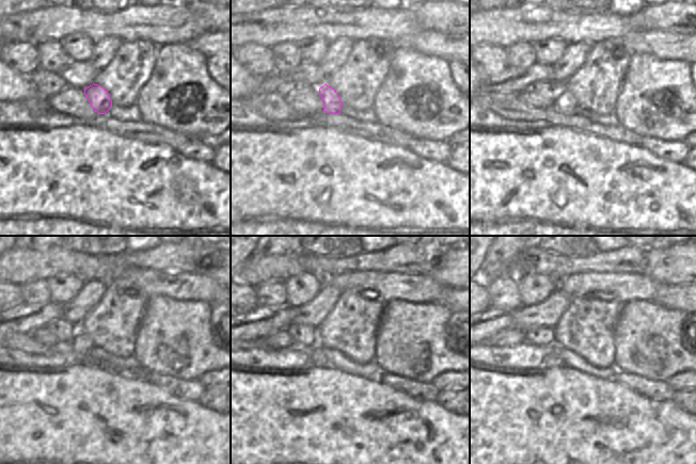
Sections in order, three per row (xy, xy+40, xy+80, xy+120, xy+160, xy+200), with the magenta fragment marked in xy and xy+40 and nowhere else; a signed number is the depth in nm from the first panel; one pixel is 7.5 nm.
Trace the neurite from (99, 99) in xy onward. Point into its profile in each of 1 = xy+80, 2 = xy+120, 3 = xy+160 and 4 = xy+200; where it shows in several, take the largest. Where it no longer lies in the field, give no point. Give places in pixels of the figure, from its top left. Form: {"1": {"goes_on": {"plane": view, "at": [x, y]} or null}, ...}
{"1": {"goes_on": {"plane": "xy+80", "at": [564, 101]}}, "2": {"goes_on": {"plane": "xy+120", "at": [81, 344]}}, "3": {"goes_on": {"plane": "xy+160", "at": [318, 358]}}, "4": {"goes_on": {"plane": "xy+200", "at": [553, 361]}}}

